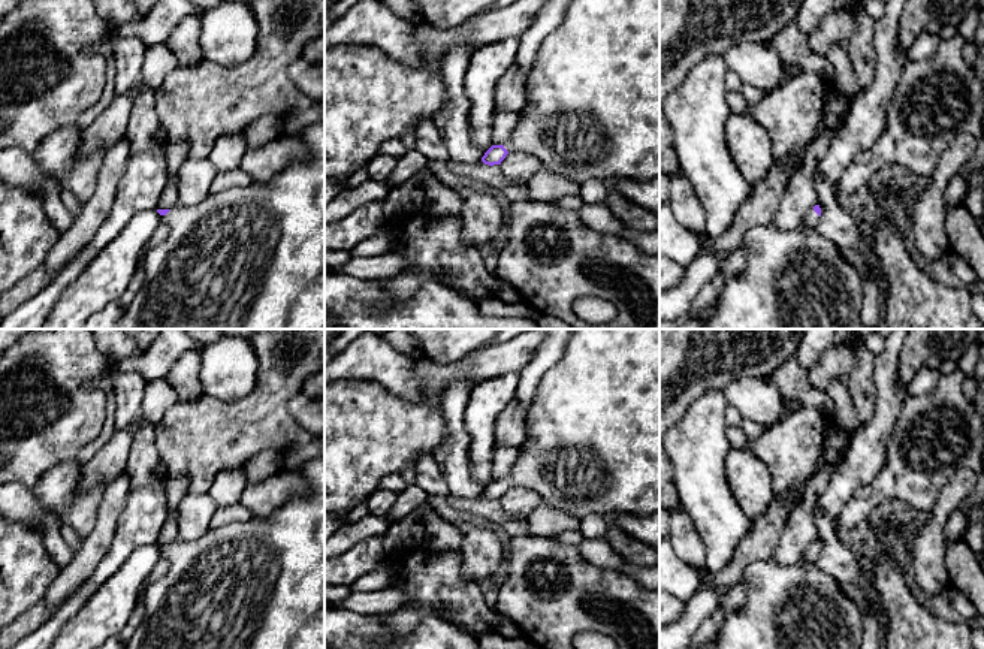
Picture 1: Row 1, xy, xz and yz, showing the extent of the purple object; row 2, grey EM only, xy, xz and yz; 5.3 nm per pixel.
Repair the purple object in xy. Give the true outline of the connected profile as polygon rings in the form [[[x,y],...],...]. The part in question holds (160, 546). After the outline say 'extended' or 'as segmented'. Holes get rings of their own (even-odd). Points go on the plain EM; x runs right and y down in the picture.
[[[325,458],[308,461],[299,474],[308,490],[287,499],[266,519],[232,522],[208,529],[194,541],[157,544],[160,556],[169,561],[170,568],[162,579],[144,588],[144,616],[126,649],[325,649]]] | extended

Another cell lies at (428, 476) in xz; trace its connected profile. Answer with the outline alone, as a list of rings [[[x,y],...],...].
[[[432,455],[420,456],[414,462],[414,467],[416,467],[414,485],[417,485],[422,490],[425,490],[431,496],[437,495],[449,496],[447,483]]]

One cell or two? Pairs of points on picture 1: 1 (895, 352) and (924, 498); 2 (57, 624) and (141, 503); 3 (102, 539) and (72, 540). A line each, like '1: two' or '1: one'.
1: two
2: one
3: two

